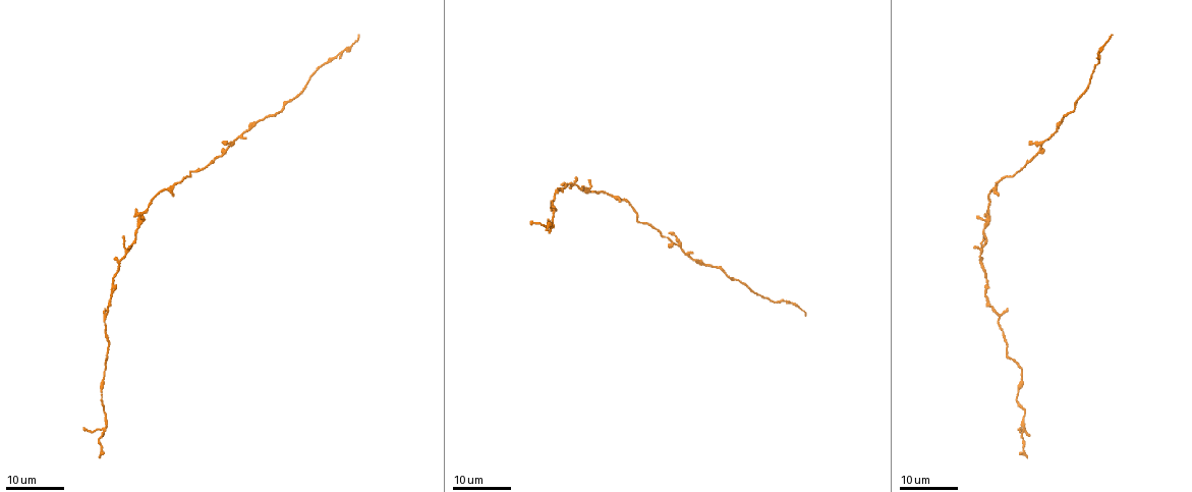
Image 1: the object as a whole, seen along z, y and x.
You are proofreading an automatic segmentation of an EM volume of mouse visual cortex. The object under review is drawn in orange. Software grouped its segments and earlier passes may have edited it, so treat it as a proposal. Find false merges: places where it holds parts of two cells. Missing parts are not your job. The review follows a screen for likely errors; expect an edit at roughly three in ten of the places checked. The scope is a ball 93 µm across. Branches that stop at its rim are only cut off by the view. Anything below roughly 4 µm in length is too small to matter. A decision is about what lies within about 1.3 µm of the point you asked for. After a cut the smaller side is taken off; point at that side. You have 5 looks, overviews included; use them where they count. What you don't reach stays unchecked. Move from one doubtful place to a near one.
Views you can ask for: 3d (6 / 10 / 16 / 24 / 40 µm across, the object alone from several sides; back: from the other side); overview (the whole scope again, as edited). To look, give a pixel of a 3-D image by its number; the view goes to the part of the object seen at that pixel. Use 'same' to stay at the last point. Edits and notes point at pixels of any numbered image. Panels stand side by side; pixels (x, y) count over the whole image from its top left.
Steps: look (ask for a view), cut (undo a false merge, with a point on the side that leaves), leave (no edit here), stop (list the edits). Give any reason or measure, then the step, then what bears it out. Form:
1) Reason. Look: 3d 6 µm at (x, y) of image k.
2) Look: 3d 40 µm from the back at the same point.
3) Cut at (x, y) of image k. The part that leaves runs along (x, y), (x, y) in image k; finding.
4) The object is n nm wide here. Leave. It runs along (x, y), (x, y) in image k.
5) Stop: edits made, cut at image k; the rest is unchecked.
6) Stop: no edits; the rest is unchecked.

Look: 3d 16 µm at (155, 194) of image 1.

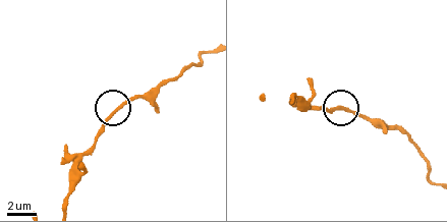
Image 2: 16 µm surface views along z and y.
Closer look. Look: 3d 10 µm at (114, 111) of image 2.

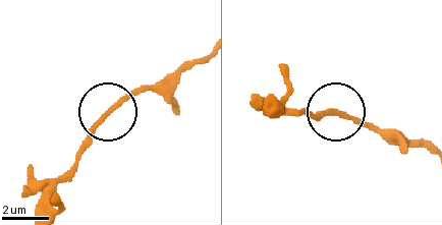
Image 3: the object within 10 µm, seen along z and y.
The object is 210 nm wide here. Leave. One cell here.

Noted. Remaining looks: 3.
Sudden change in width. Look: 3d 24 µm at (550, 204) of image 1.

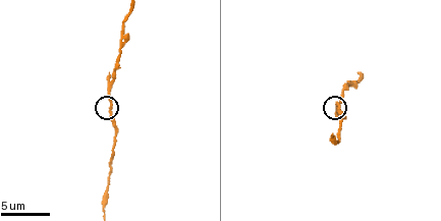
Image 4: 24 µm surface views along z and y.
Look: 3d 10 µm at (110, 107) of image 4.

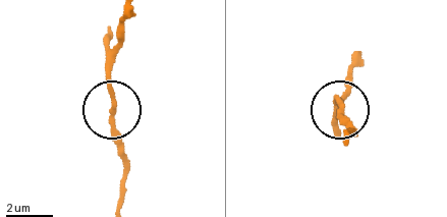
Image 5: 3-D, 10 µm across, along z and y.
Look: 3d 6 µm at (114, 109) of image 5.

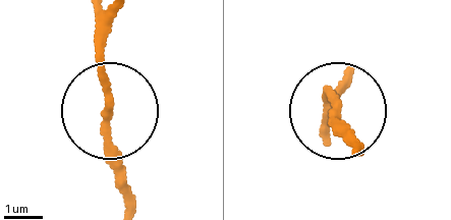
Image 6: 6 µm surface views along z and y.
Leave. It runs along (114, 13), (98, 43), (98, 72), (127, 208) in image 6; one cell here.

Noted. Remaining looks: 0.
Stop: no edits; the rest is unchecked.

